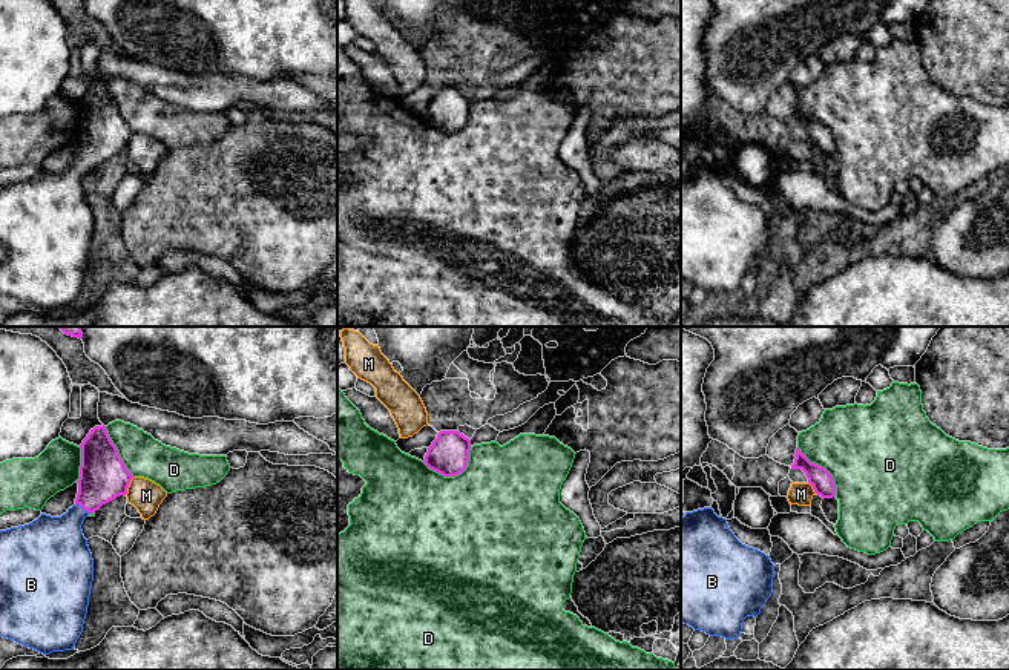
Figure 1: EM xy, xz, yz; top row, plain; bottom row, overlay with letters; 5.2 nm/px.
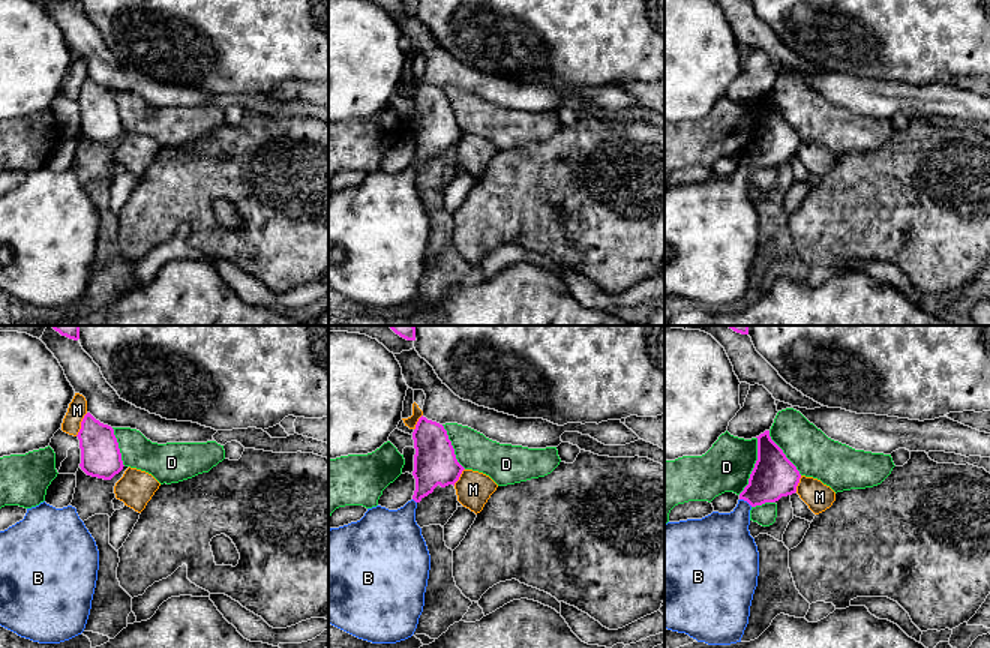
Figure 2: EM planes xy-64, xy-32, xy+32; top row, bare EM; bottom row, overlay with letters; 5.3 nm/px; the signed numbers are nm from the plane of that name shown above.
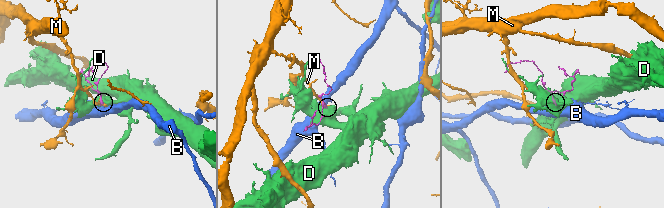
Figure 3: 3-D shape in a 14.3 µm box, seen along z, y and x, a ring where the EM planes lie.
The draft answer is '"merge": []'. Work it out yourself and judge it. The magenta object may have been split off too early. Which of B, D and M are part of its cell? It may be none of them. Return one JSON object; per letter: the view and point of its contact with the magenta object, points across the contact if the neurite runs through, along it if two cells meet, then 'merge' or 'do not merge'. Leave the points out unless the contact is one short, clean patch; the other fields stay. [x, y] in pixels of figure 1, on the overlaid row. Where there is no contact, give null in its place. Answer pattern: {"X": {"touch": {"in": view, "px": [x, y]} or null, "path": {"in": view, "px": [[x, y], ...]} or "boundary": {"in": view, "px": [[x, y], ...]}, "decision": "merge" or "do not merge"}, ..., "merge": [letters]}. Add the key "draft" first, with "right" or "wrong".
{"draft": "wrong", "B": {"touch": {"in": "xy", "px": [83, 508]}, "path": {"in": "xy", "px": [[103, 476], [83, 508], [55, 546]]}, "decision": "merge"}, "D": {"touch": {"in": "xz", "px": [454, 476]}, "decision": "do not merge"}, "M": {"touch": {"in": "xy", "px": [128, 486]}, "decision": "do not merge"}, "merge": ["B"]}

